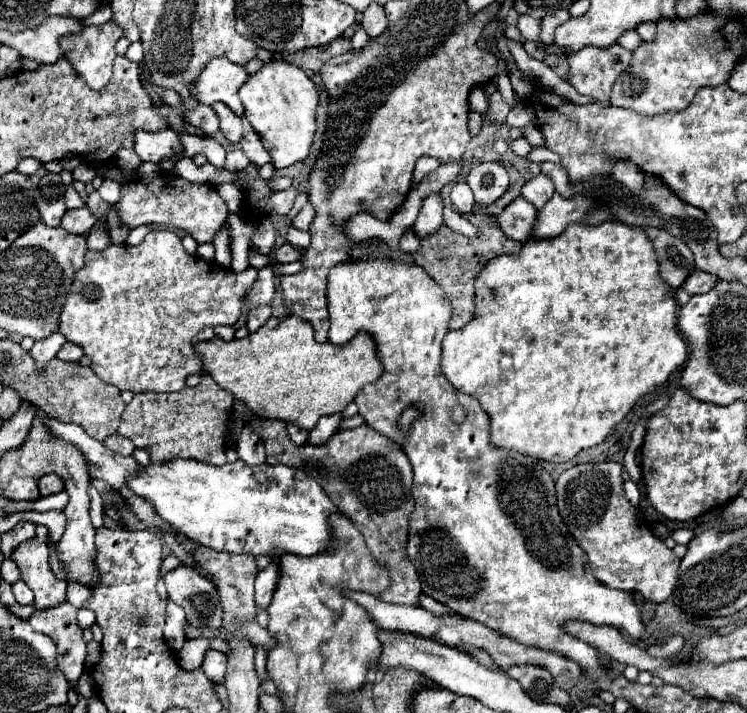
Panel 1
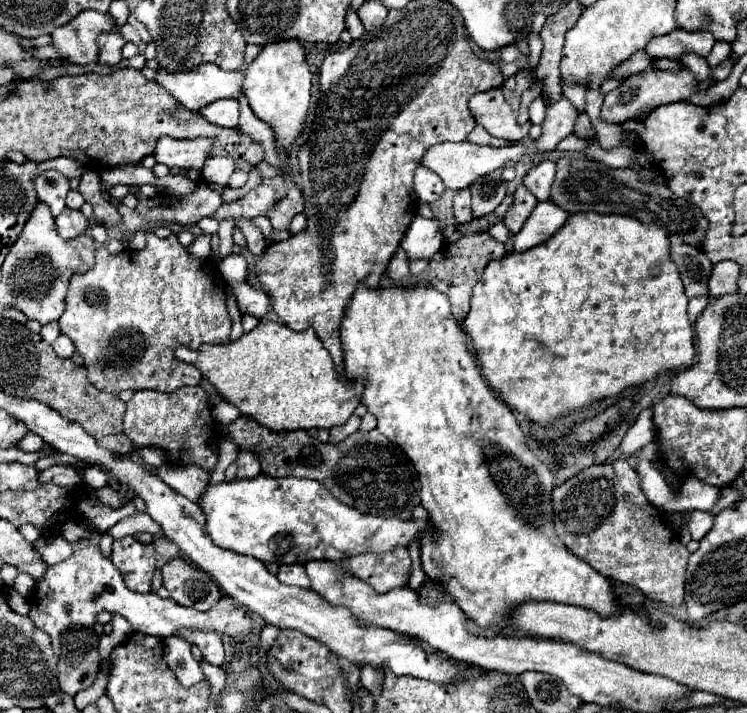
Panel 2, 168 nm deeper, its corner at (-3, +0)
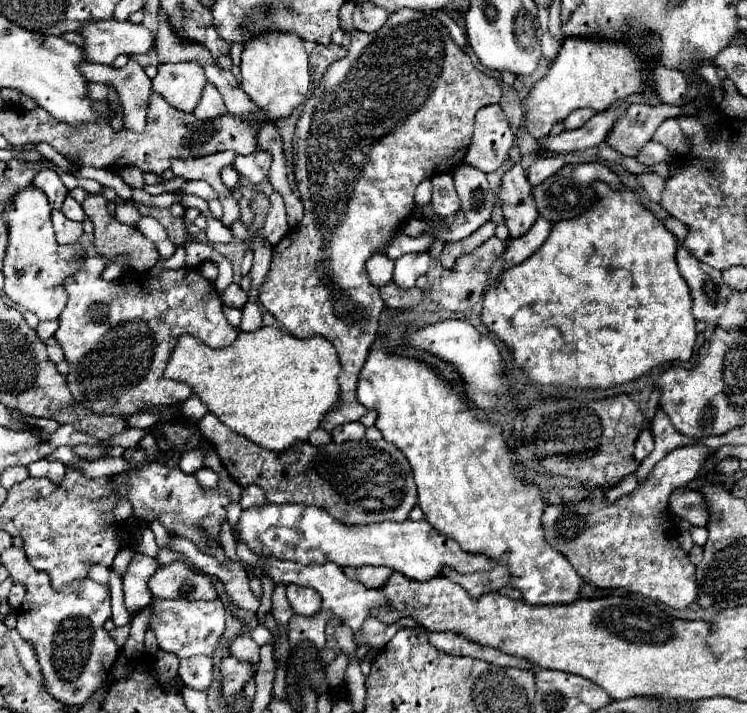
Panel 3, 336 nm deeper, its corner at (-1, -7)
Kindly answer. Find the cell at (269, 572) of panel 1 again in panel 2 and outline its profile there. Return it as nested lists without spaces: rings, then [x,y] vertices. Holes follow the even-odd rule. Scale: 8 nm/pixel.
[[[282,564],[276,578],[282,582],[282,584],[288,584],[288,586],[302,586],[302,588],[310,588],[308,584],[308,576],[304,572],[304,566],[302,564]]]

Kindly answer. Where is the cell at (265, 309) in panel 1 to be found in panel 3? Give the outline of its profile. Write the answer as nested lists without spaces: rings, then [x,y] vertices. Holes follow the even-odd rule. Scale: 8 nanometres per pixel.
[[[230,283],[230,285],[224,289],[224,293],[222,293],[222,301],[224,301],[224,305],[242,309],[242,307],[246,305],[246,301],[248,301],[248,295],[242,291],[240,285]]]

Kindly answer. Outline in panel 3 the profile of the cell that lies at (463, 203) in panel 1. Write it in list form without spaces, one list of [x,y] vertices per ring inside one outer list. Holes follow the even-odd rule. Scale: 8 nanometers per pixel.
[[[450,173],[434,175],[432,177],[432,189],[434,189],[432,211],[442,219],[456,215],[456,211],[460,209],[460,199],[458,199],[458,193],[454,189],[452,175]]]

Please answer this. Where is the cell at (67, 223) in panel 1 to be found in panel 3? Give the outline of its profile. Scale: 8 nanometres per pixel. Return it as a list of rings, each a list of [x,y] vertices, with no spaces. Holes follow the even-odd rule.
[[[52,209],[52,223],[54,223],[54,231],[56,231],[56,241],[62,245],[76,243],[84,233],[82,223],[66,219],[60,209]]]

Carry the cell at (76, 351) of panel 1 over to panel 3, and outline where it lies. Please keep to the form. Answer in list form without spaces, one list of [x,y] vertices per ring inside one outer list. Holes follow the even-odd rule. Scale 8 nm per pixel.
[[[54,337],[46,339],[46,347],[48,347],[48,357],[50,357],[54,363],[60,363],[60,361],[64,359],[64,353],[62,353],[62,349],[60,349],[60,345],[58,345],[58,341],[56,341]]]

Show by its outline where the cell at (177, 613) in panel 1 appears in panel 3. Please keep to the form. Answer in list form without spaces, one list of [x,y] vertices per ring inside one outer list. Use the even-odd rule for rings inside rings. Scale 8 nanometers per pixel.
[[[190,657],[180,659],[180,677],[186,687],[196,691],[208,691],[212,683],[212,659],[210,657]]]

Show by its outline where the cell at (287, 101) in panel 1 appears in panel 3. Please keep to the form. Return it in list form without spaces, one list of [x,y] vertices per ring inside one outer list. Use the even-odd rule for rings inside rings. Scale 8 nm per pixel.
[[[270,31],[266,35],[246,41],[242,51],[240,77],[244,93],[258,107],[262,107],[272,119],[290,115],[290,111],[306,99],[310,87],[308,55],[304,49],[304,41],[294,33],[282,33],[282,31]]]

